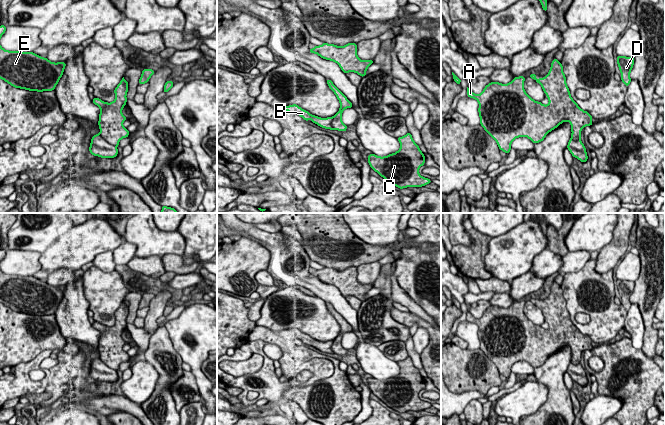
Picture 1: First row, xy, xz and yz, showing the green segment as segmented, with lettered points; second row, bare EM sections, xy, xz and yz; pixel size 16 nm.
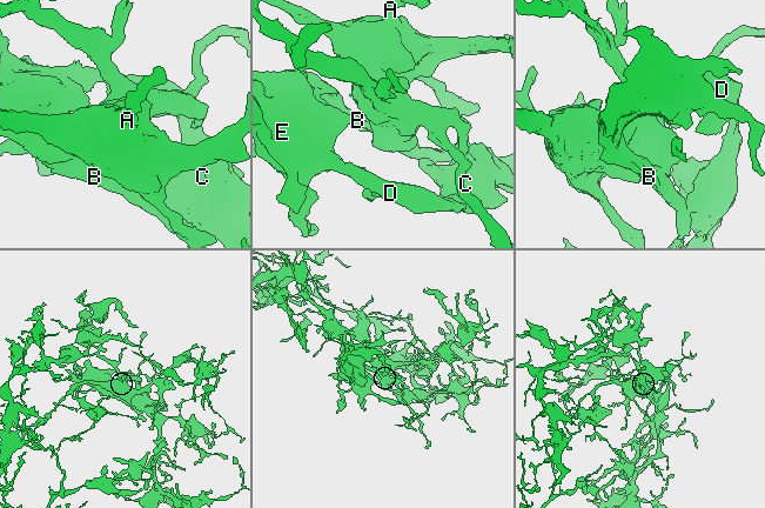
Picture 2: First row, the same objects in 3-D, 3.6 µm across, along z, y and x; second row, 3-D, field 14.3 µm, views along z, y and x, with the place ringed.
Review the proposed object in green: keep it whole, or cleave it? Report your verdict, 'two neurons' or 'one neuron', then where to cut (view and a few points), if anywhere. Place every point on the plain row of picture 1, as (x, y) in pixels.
one neuron | no cut

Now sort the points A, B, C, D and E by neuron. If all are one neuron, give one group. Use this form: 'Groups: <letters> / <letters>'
Groups: A B C D E

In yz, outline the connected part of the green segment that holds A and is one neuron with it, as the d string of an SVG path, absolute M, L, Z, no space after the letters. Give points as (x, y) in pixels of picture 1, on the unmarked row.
M554 282L549 297L544 302L537 303L536 298L529 298L529 300L542 310L549 324L548 329L533 324L526 317L524 314L525 301L523 300L515 301L508 308L491 306L485 310L481 318L474 318L467 311L467 320L476 323L479 327L480 349L496 365L499 373L508 378L514 363L524 360L529 362L534 368L539 367L544 364L549 356L563 346L568 345L571 348L572 358L567 373L573 381L583 387L586 386L588 380L580 361L581 354L585 350L593 348L592 340L587 335L582 334L572 323L561 286Z

